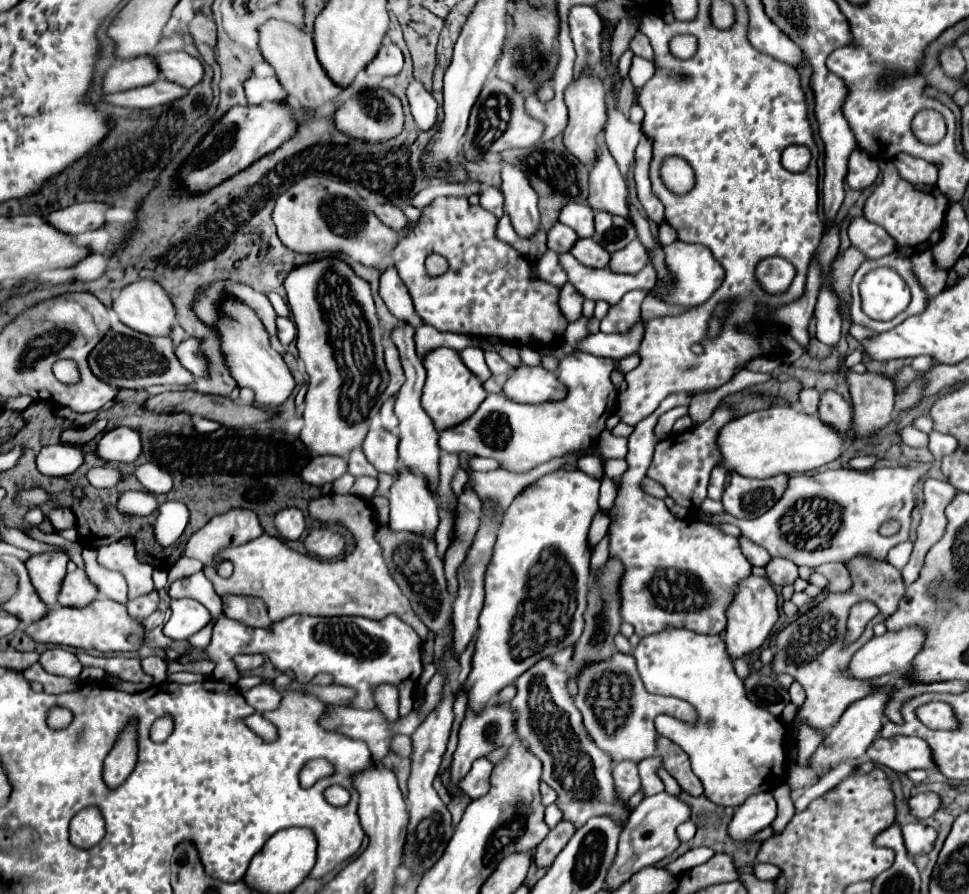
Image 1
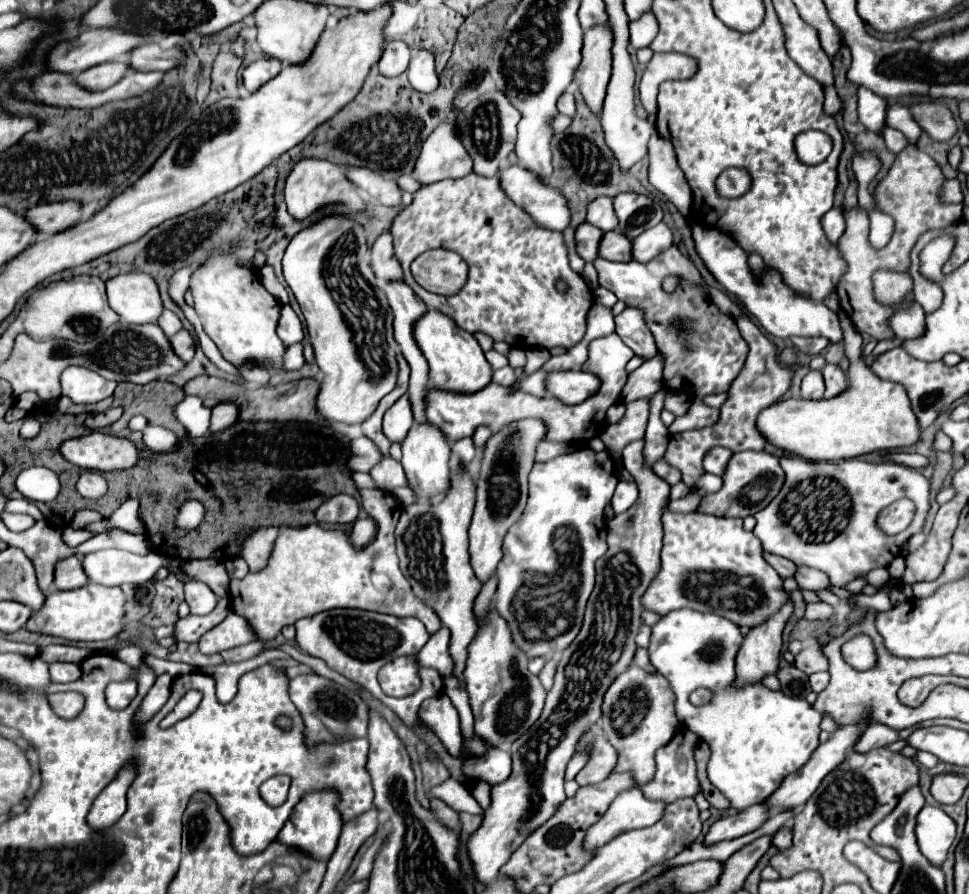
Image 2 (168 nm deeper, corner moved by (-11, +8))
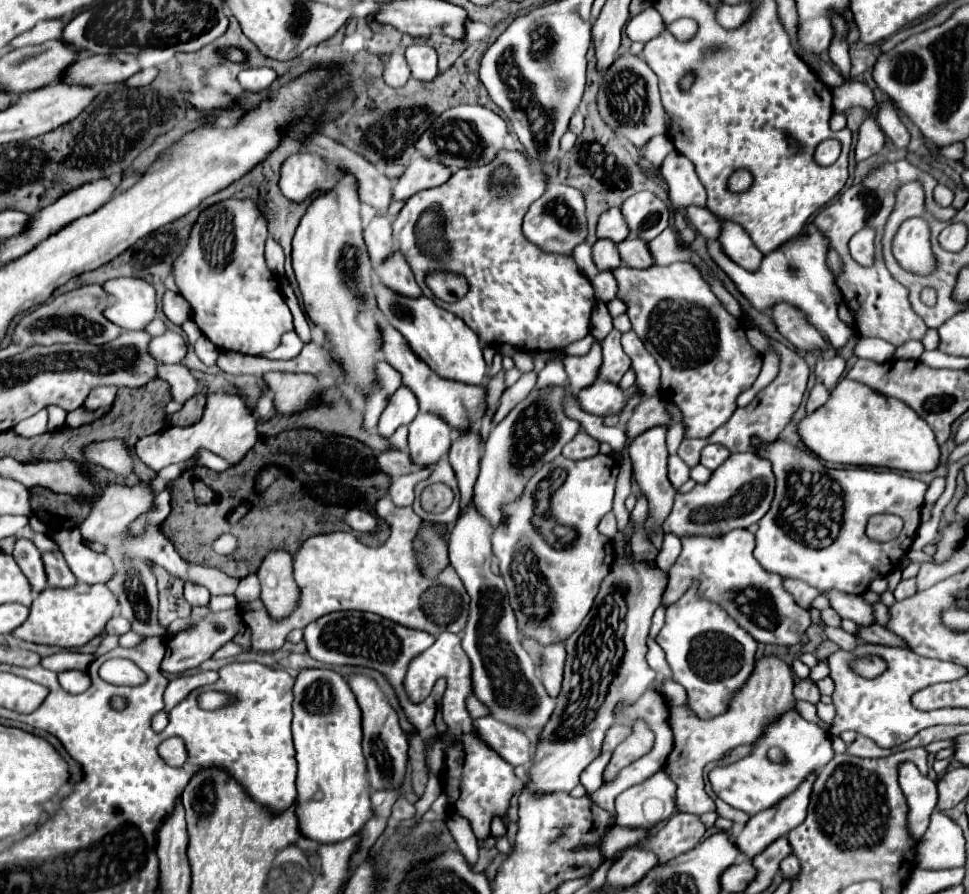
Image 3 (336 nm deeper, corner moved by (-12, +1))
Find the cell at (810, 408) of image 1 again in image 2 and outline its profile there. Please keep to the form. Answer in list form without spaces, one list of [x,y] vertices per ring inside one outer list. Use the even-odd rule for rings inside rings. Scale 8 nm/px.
[[[811,370],[801,382],[801,396],[807,400],[821,400],[823,392],[825,392],[825,382],[821,372]]]

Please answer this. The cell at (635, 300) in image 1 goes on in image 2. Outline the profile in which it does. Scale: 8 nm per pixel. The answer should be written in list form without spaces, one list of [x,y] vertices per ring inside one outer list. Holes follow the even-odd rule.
[[[625,308],[619,316],[615,316],[615,324],[617,324],[617,334],[621,336],[621,340],[639,356],[643,356],[645,360],[651,358],[657,352],[655,340],[651,330],[647,330],[647,322],[645,322],[645,312],[639,308]]]

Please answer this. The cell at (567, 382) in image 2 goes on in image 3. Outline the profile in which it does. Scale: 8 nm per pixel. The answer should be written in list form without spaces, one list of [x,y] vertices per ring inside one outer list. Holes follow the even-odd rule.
[[[596,381],[592,387],[586,387],[576,397],[586,413],[598,417],[618,415],[628,403],[628,395],[610,381]]]

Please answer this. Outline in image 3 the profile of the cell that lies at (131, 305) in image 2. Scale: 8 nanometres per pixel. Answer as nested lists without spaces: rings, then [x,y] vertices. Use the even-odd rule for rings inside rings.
[[[120,277],[110,279],[102,285],[108,295],[114,297],[114,303],[104,309],[104,317],[112,323],[116,323],[122,329],[144,329],[154,317],[156,317],[156,301],[154,301],[154,287],[150,283],[144,283],[144,279],[134,277]]]

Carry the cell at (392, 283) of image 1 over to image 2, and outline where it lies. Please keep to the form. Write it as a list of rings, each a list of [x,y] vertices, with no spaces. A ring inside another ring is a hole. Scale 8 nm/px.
[[[389,232],[381,234],[371,250],[371,266],[379,280],[383,282],[399,282],[403,280],[401,264],[393,252],[393,238]]]

